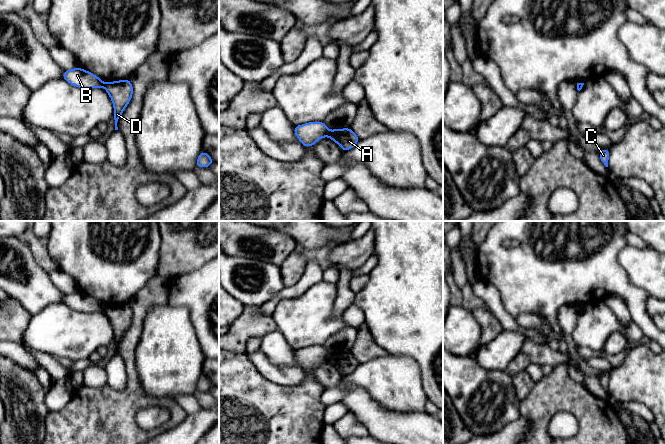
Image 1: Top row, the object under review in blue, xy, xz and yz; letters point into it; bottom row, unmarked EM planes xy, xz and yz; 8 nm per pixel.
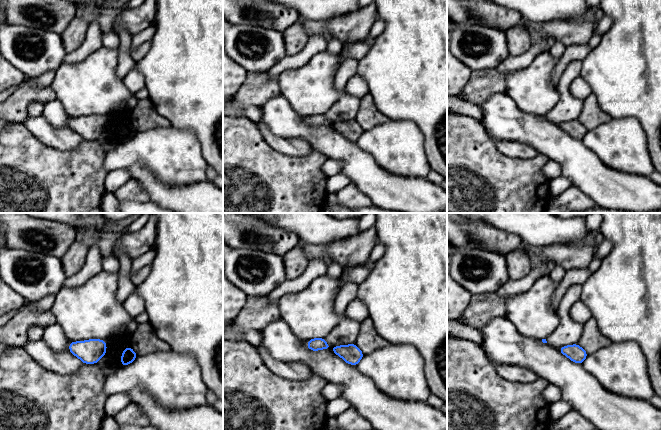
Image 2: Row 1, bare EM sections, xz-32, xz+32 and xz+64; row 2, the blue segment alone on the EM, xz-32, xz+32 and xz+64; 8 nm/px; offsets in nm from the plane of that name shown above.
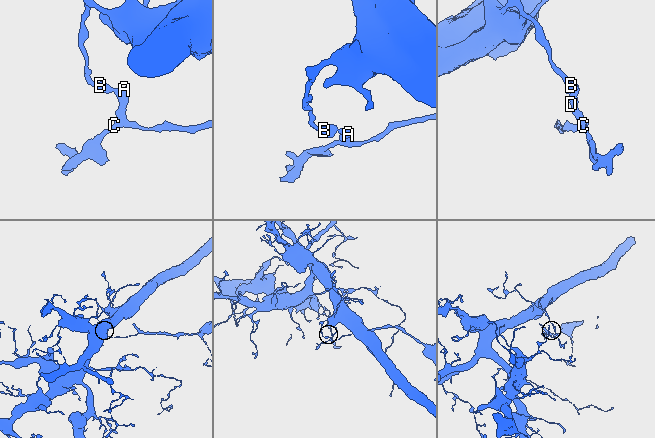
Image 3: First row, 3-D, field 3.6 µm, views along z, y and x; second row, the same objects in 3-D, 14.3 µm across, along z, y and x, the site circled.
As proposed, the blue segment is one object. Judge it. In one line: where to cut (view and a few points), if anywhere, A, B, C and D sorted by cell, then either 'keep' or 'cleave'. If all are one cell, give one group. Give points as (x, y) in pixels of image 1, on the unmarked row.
xz (329, 355), (327, 359) | A C D / B | cleave

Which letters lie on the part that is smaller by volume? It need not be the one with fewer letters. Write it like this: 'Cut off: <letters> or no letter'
Cut off: A, C, D

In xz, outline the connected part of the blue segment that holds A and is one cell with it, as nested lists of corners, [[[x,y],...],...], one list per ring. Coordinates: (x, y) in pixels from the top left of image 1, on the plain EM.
[[[350,352],[330,354],[328,360],[344,375],[353,372],[359,365],[357,359]]]

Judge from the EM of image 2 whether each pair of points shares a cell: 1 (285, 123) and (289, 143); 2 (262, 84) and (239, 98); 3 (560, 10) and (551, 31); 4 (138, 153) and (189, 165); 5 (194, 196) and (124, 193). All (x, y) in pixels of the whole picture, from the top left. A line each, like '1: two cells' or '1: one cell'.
1: two cells
2: one cell
3: two cells
4: one cell
5: two cells

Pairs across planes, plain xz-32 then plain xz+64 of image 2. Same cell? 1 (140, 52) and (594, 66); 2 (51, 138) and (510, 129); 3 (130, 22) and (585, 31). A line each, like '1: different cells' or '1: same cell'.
1: different cells
2: different cells
3: same cell

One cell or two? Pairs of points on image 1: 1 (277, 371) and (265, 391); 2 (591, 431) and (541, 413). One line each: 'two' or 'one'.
1: two
2: one

